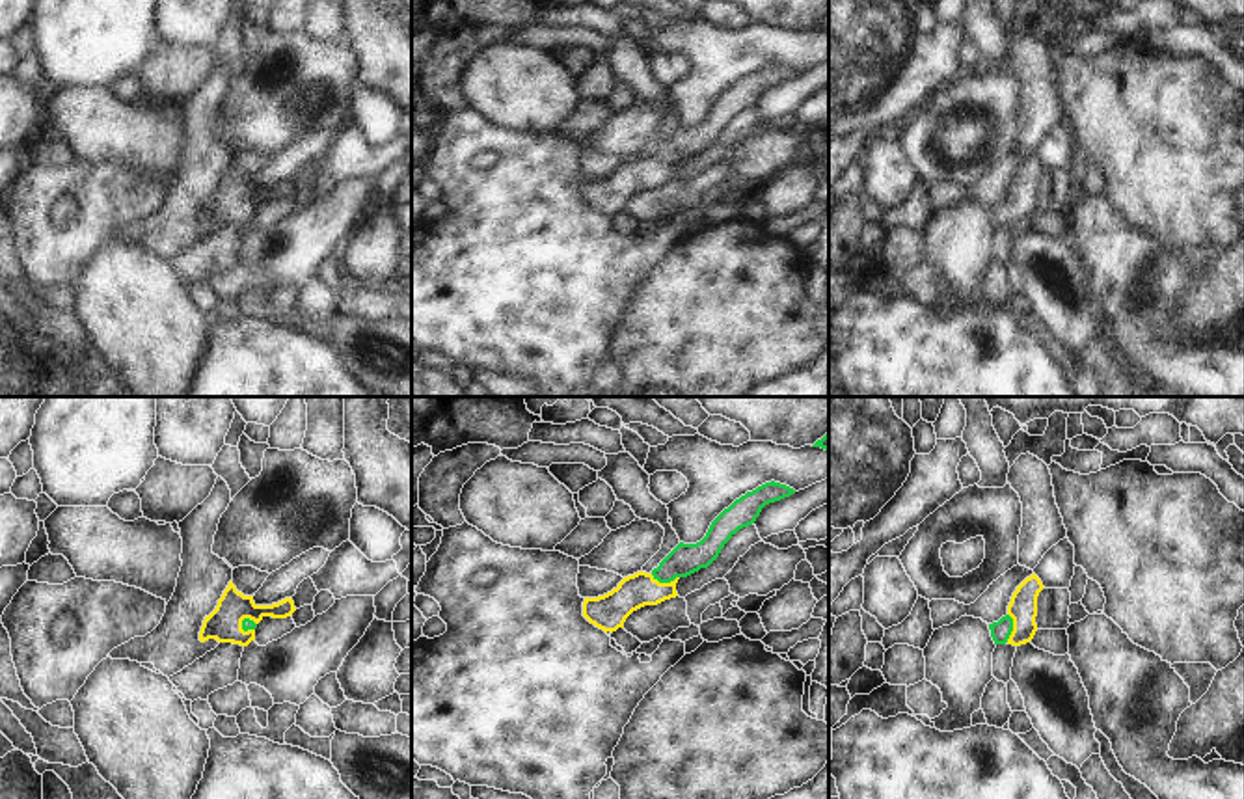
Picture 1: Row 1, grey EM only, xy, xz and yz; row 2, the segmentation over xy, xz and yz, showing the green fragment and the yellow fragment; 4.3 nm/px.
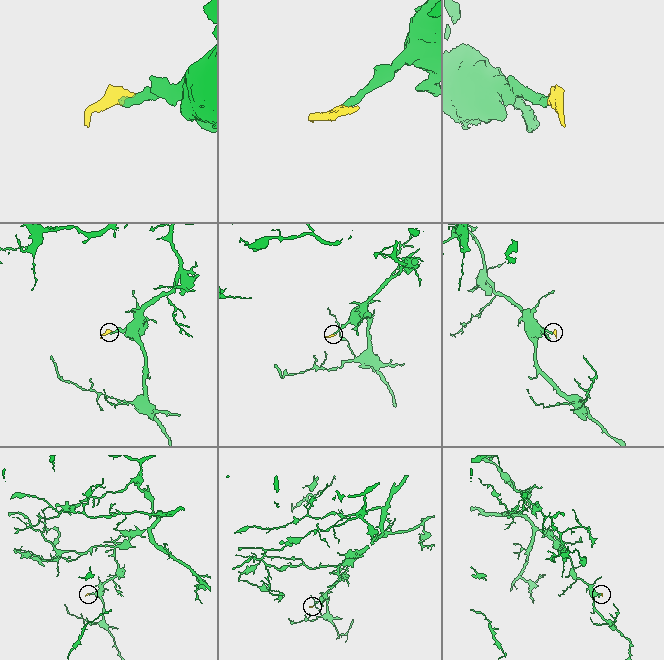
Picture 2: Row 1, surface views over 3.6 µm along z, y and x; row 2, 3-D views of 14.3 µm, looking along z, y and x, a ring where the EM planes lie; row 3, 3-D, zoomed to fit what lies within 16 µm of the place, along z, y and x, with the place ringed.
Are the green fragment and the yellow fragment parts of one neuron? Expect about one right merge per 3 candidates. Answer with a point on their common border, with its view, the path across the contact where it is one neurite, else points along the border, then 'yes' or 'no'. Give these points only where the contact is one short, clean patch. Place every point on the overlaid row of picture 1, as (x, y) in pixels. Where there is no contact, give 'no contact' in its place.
meets green in xz at (665, 582); runs through xz (686, 559), (665, 582), (652, 589), (641, 589); yes

